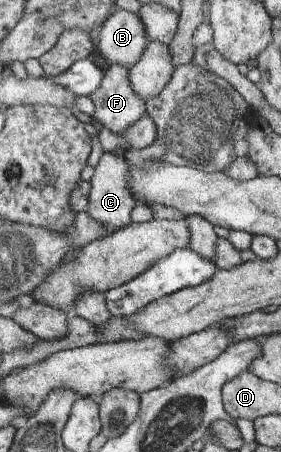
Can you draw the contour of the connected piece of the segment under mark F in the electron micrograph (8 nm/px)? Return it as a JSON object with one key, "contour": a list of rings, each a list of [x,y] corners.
{"contour":[[[110,63],[100,85],[89,95],[96,109],[95,124],[116,135],[122,135],[128,127],[146,118],[148,112],[146,102],[138,97],[130,83],[129,71],[126,65]]]}

